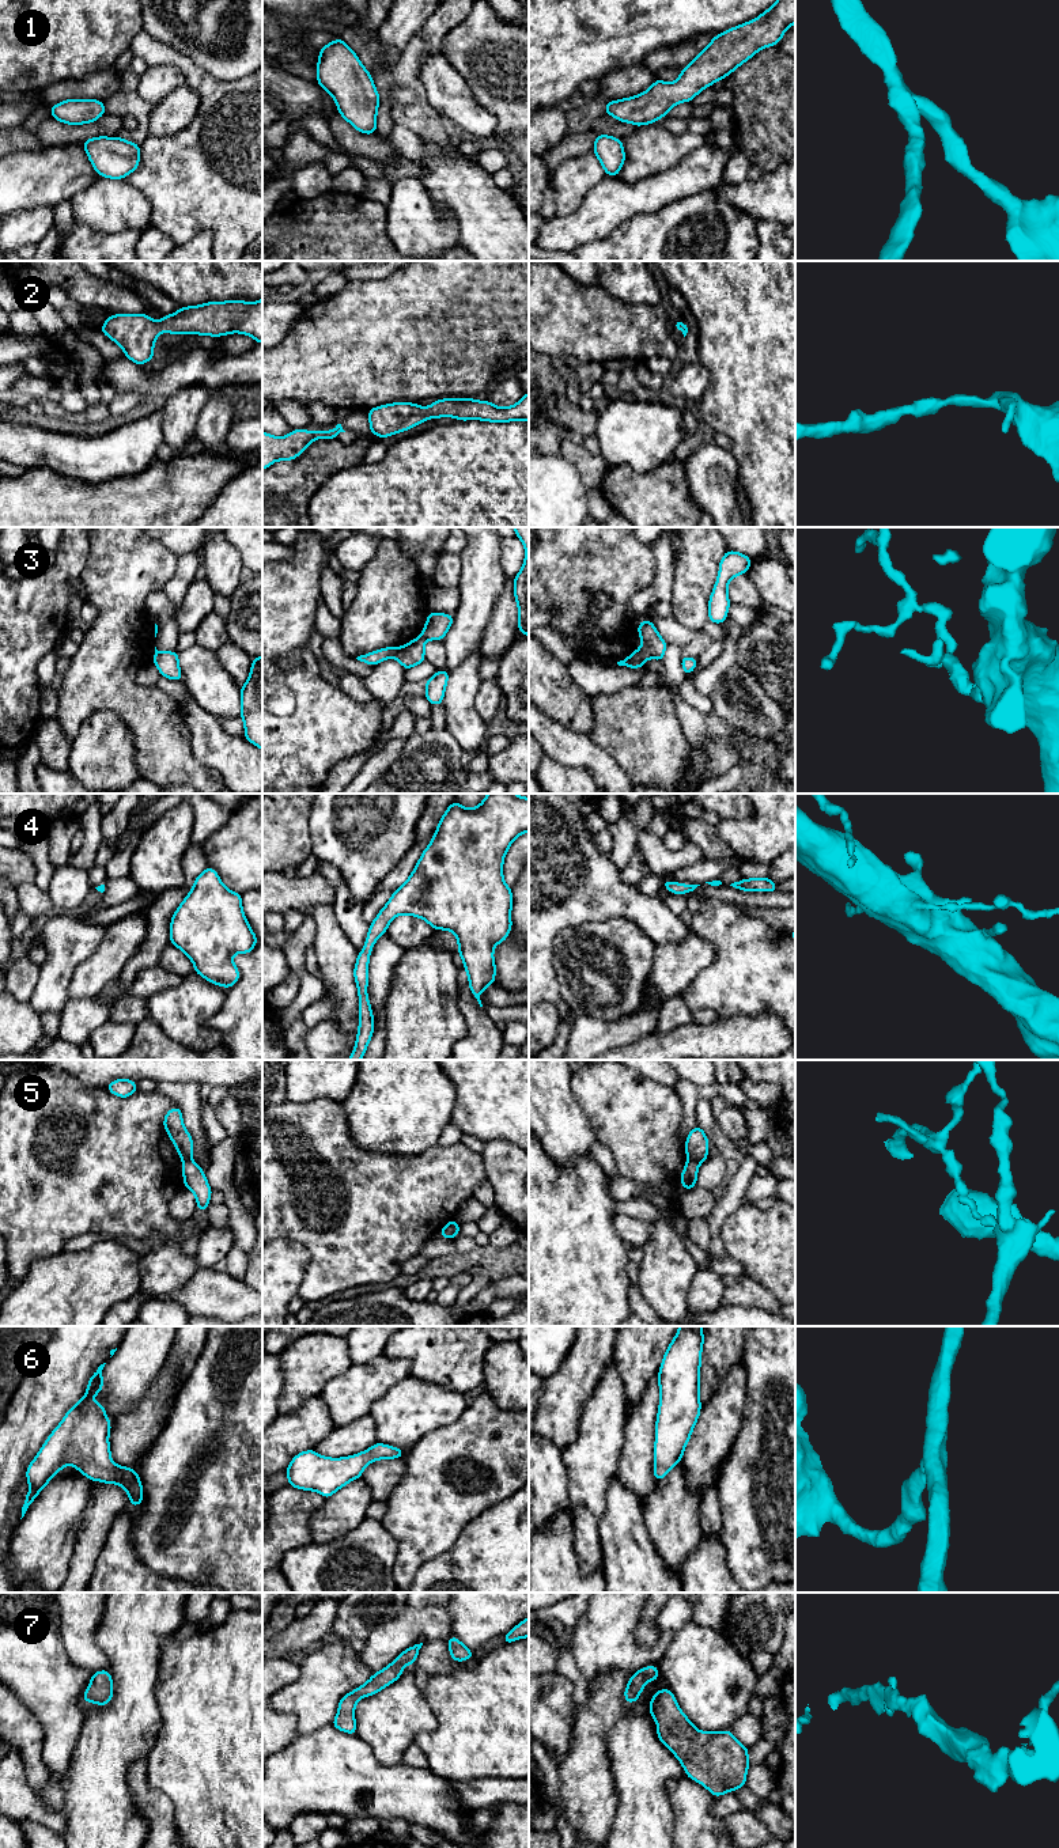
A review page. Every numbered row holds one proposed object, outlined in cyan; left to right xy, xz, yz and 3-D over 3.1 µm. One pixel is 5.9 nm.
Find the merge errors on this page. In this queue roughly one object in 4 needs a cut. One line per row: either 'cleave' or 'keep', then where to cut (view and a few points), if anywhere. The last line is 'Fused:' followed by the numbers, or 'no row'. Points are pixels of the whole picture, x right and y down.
1: keep; cut none
2: keep; cut none
3: cleave; cut yz (636, 650), (643, 662)
4: keep; cut none
5: cleave; cut yz (688, 1157), (699, 1163)
6: keep; cut none
7: keep; cut none
Fused: 3, 5

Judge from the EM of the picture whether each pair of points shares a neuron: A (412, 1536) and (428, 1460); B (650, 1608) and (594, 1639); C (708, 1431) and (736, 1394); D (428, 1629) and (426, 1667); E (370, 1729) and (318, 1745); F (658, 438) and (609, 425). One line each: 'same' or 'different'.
A: same
B: different
C: same
D: different
E: different
F: same

